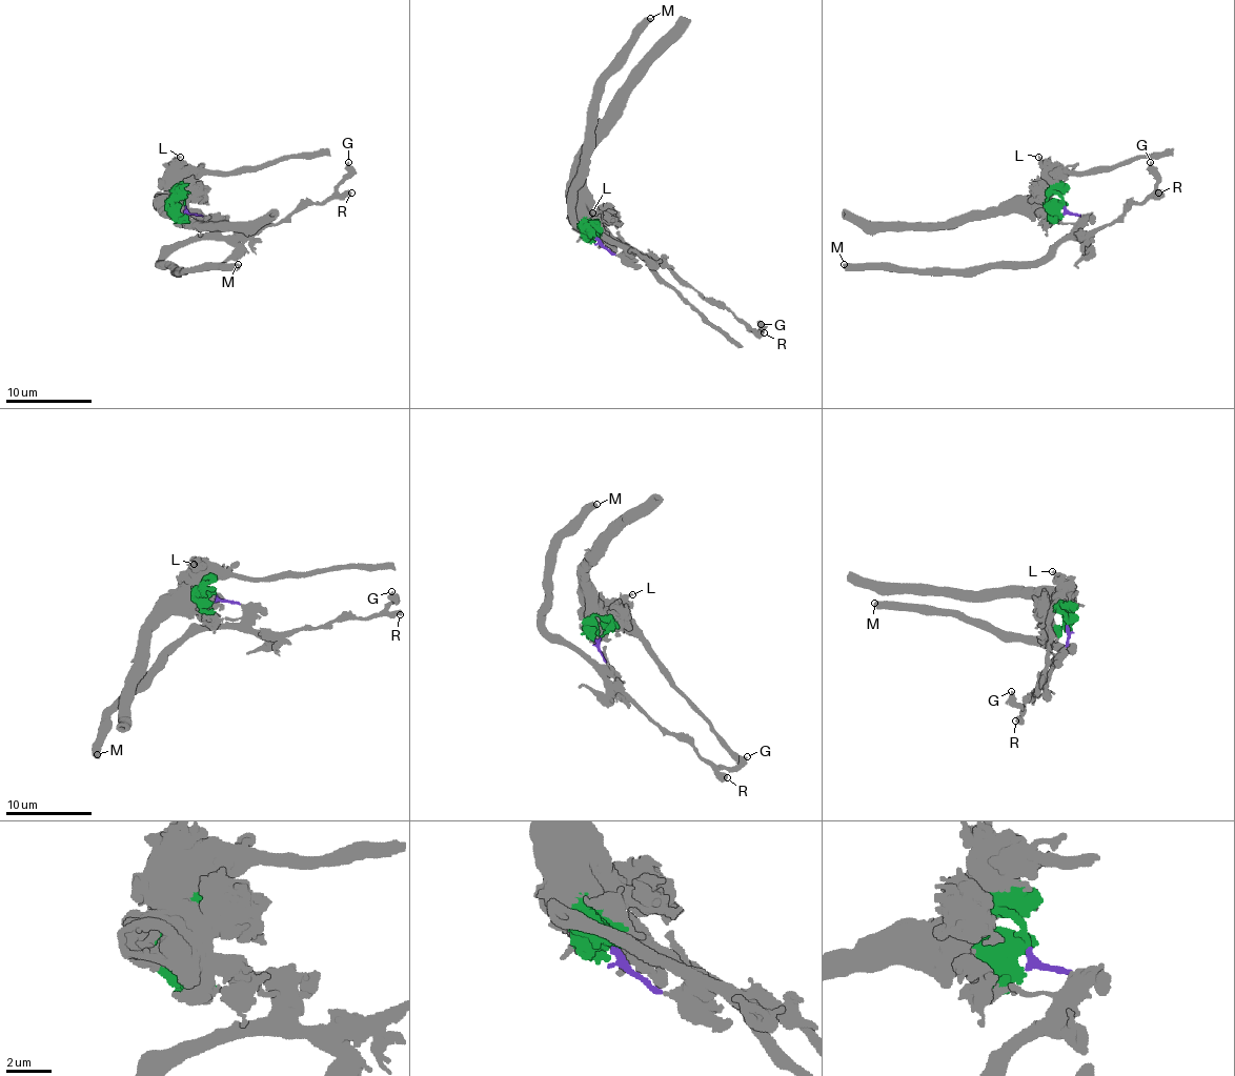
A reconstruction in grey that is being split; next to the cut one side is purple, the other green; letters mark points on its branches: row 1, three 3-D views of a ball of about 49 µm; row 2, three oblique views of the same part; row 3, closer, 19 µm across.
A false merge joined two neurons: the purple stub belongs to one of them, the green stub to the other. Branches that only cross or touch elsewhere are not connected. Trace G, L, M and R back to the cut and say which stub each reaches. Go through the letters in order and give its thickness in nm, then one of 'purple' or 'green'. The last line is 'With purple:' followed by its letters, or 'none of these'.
G: 460 nm | purple
L: 240 nm | green
M: 500 nm | purple
R: 480 nm | purple
With purple: G, M, R

